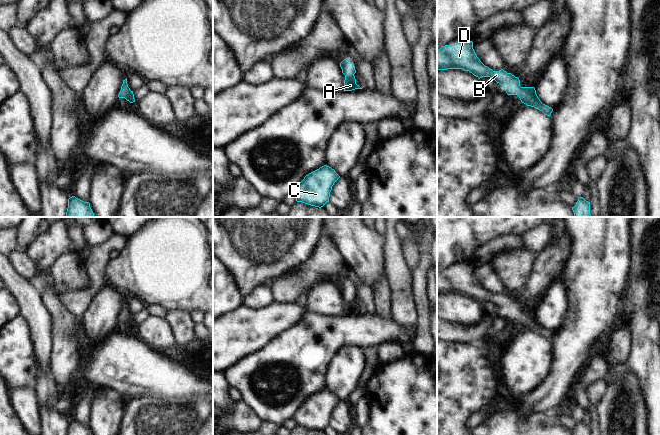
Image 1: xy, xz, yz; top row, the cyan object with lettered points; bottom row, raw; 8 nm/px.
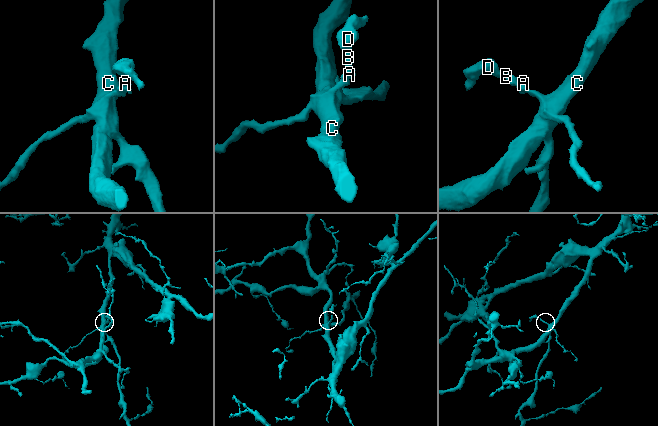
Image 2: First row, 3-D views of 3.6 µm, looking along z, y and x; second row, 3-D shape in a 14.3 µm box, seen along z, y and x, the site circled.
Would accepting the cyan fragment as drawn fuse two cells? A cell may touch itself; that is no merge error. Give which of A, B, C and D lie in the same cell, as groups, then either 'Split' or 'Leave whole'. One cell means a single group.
Groups: A B C D. Leave whole.

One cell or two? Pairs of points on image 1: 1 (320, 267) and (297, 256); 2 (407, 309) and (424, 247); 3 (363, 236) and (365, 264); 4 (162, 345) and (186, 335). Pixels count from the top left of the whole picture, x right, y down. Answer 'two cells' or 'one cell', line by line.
1: two cells
2: two cells
3: one cell
4: two cells

